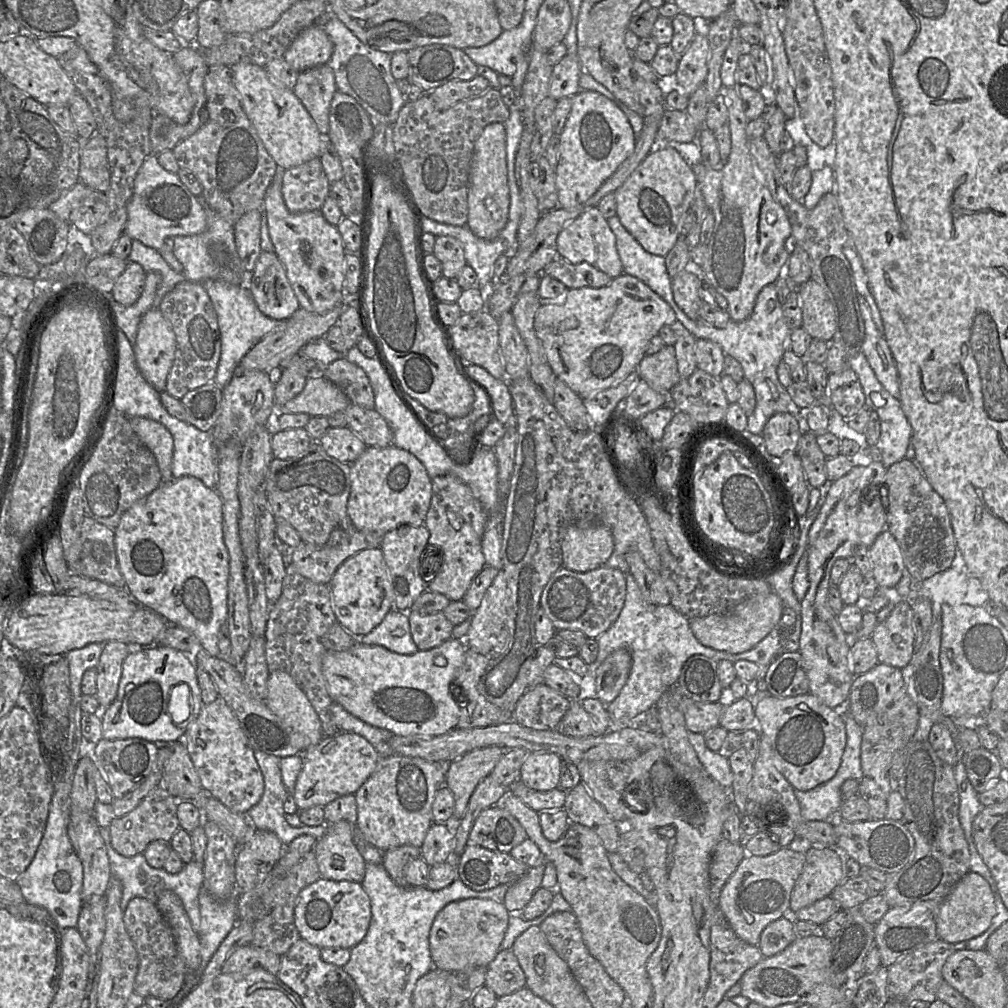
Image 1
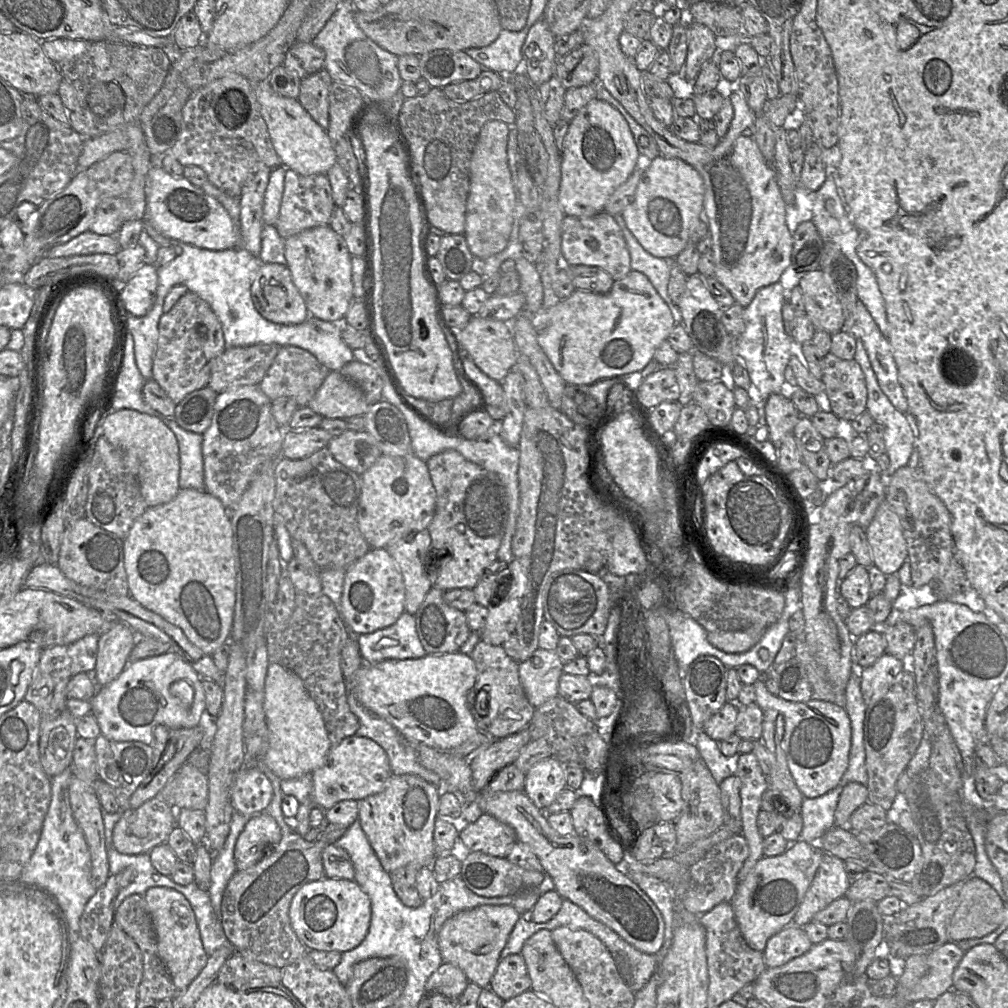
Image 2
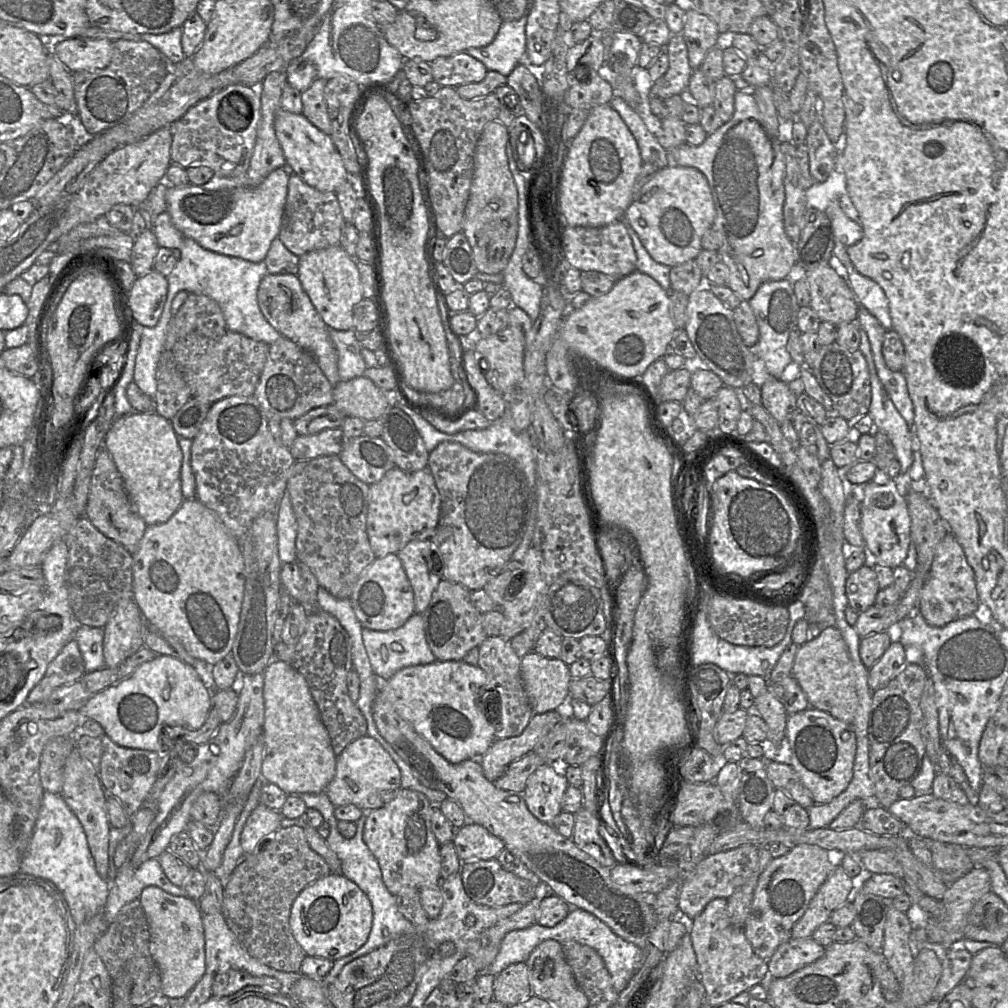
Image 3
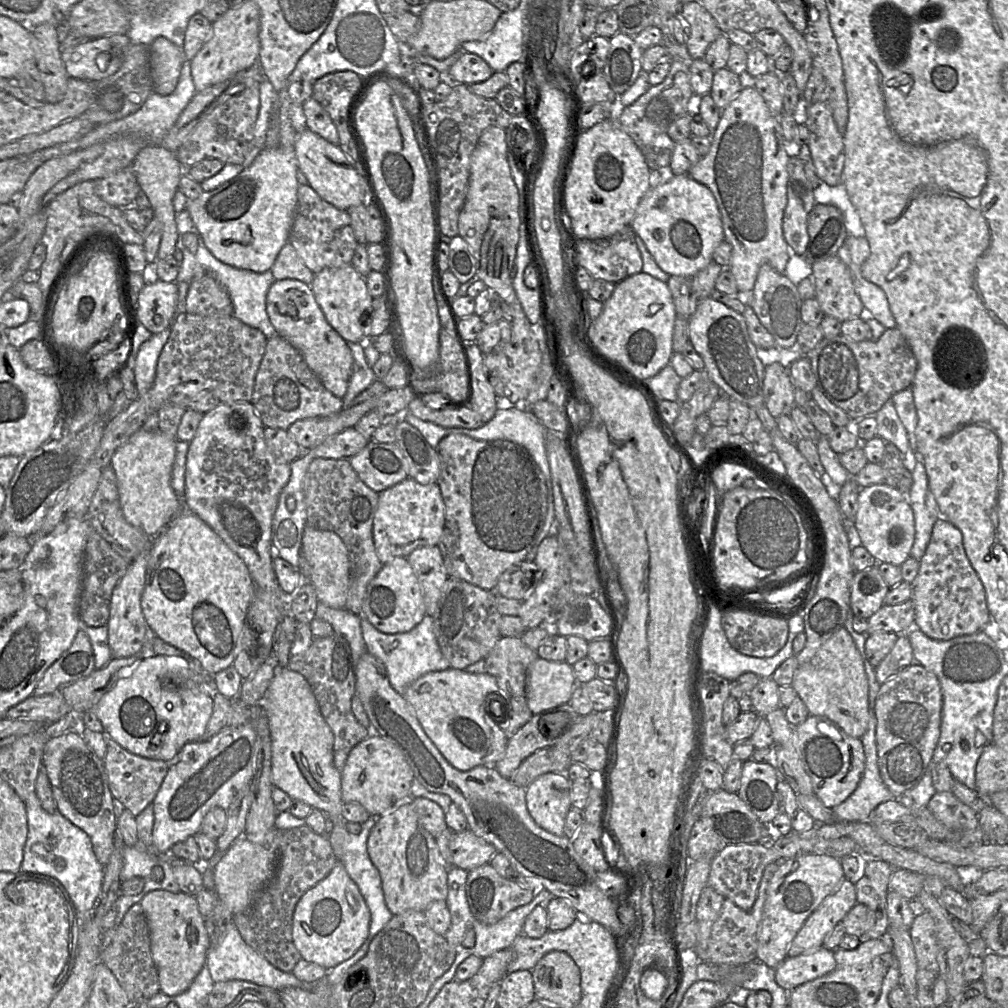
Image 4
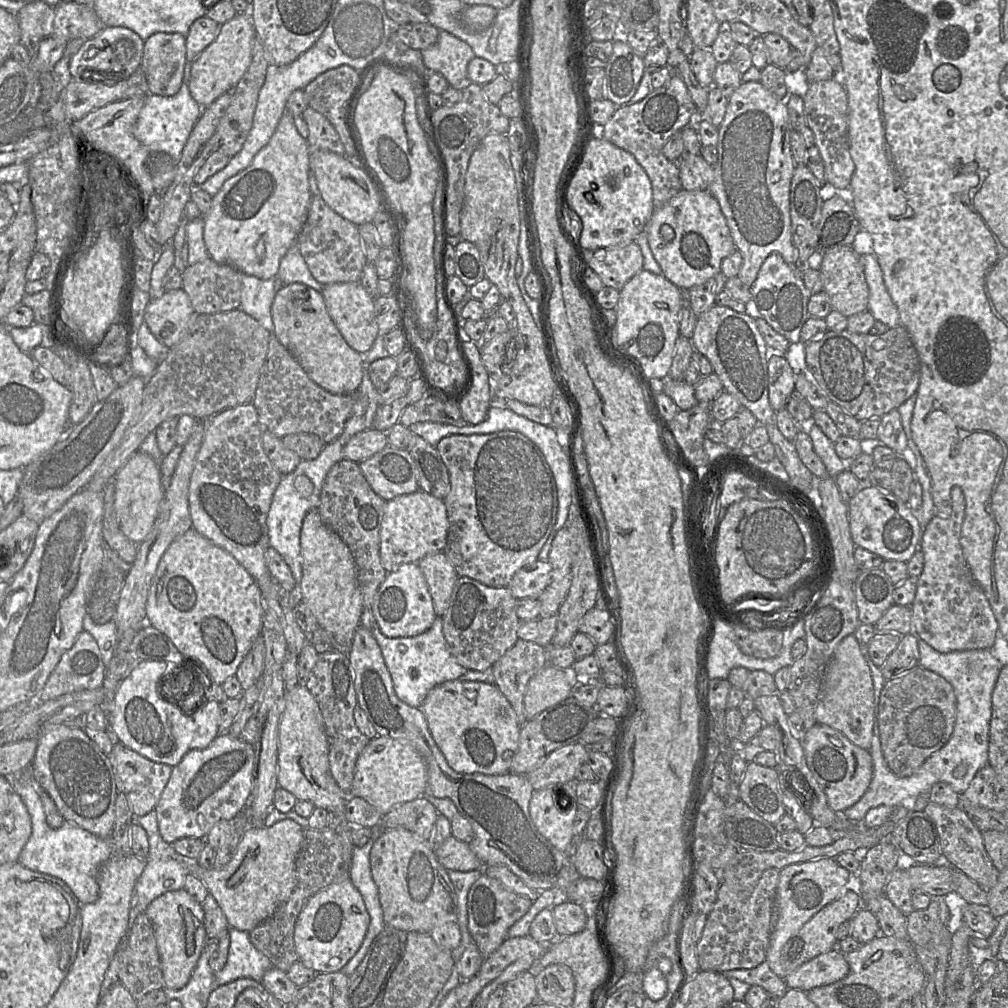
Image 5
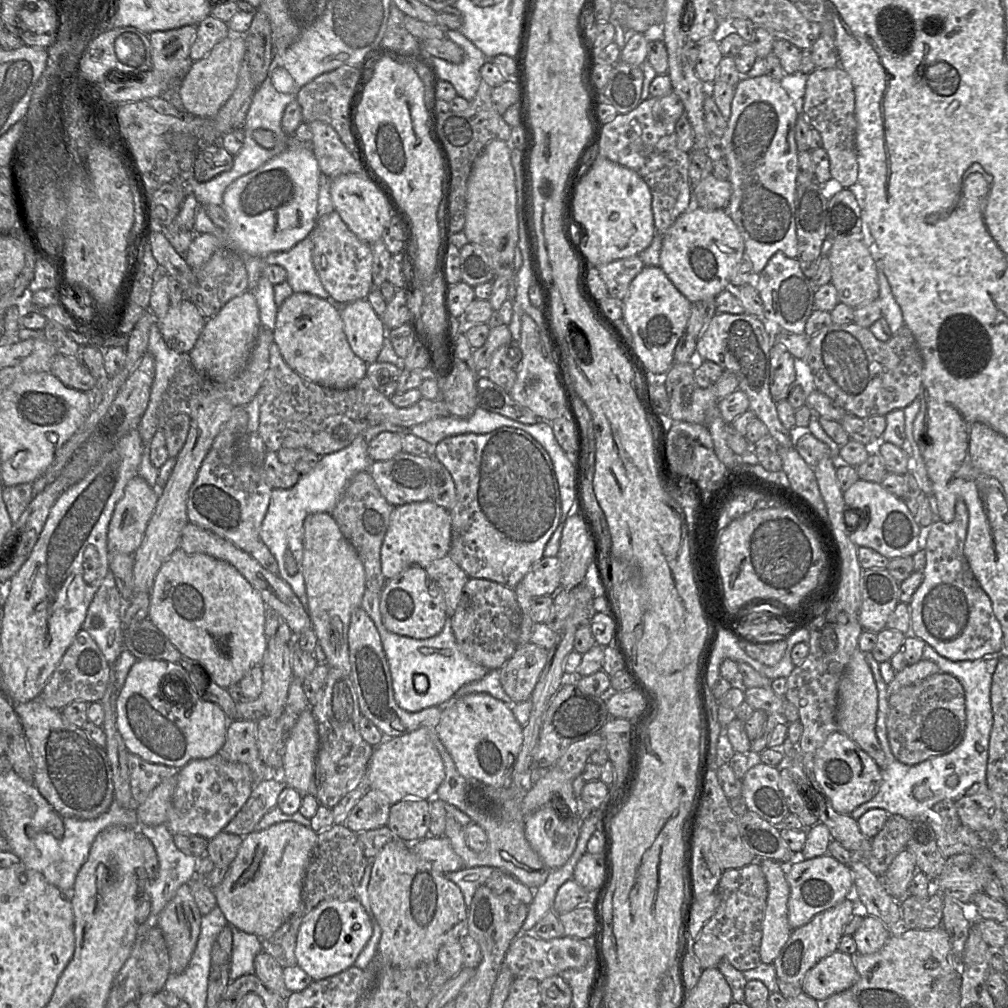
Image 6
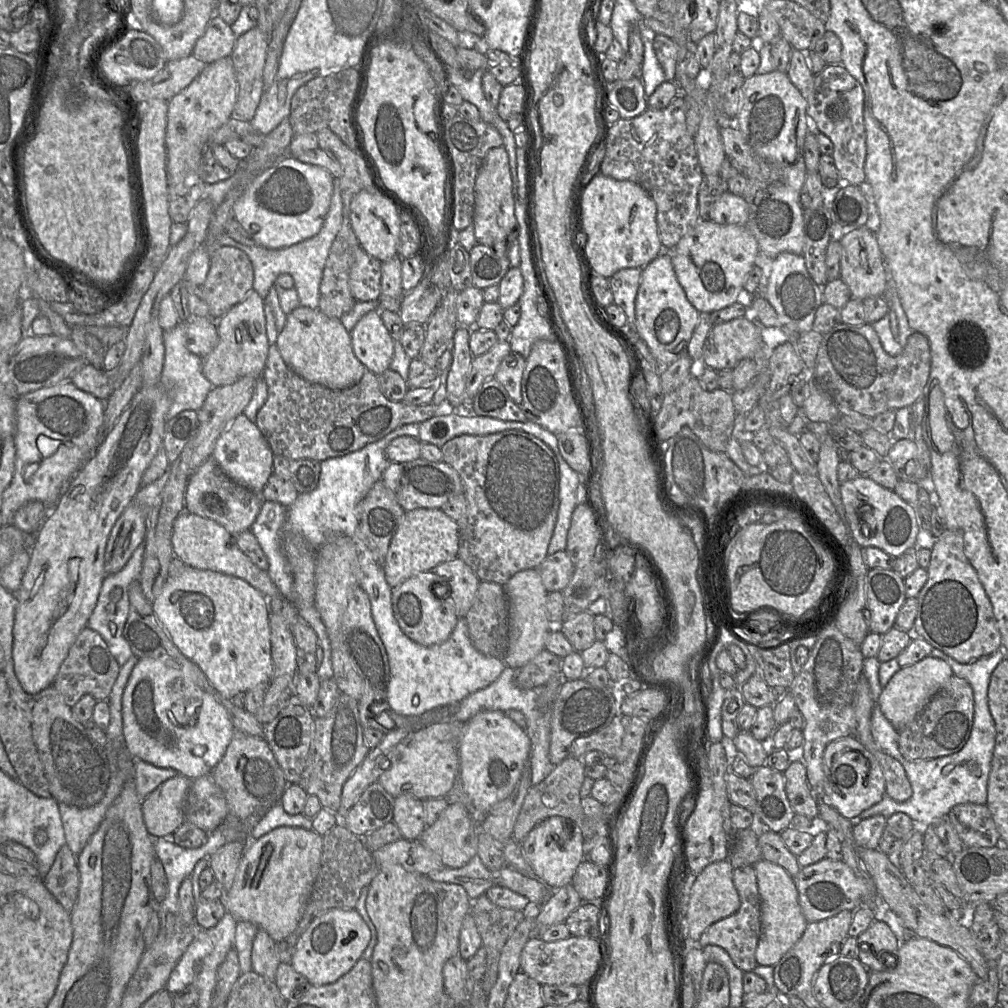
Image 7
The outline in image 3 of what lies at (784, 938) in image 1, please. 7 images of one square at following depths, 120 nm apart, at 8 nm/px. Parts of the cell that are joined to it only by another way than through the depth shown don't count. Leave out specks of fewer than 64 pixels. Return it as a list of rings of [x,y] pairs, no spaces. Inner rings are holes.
[[[812,937],[791,938],[767,961],[773,978],[784,978],[823,957],[825,948]]]

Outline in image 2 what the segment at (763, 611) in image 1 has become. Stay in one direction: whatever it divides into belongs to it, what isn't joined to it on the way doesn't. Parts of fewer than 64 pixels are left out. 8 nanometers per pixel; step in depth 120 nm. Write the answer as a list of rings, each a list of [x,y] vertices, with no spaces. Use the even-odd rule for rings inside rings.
[[[751,626],[742,631],[707,632],[707,640],[725,653],[738,654],[749,651],[757,644],[766,629],[764,626]]]

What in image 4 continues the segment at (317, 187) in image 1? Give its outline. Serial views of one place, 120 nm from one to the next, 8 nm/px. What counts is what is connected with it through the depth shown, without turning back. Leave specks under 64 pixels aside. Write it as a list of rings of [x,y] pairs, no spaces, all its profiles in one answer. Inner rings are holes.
[[[308,184],[298,185],[297,208],[289,242],[313,274],[325,268],[351,265],[358,245],[348,212],[323,200]]]

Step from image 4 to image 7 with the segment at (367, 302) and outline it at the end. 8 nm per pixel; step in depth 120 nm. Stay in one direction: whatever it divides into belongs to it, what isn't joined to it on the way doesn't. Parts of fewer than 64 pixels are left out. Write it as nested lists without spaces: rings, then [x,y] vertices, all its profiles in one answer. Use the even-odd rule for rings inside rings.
[[[377,310],[366,313],[350,332],[352,349],[357,359],[375,375],[390,366],[394,340]]]

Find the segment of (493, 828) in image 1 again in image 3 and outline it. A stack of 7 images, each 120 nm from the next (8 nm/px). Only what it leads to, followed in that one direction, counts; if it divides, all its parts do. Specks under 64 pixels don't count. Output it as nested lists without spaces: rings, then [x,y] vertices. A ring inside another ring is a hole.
[[[476,823],[457,829],[452,842],[462,862],[494,859],[505,848],[500,838]]]

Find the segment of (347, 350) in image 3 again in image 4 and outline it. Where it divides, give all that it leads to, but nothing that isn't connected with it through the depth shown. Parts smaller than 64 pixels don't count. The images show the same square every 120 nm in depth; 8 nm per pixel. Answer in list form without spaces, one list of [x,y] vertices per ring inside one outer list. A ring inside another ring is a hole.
[[[348,342],[348,346],[351,349],[354,363],[349,386],[343,397],[343,408],[350,405],[358,391],[362,393],[377,379],[365,357],[363,344],[361,342]]]

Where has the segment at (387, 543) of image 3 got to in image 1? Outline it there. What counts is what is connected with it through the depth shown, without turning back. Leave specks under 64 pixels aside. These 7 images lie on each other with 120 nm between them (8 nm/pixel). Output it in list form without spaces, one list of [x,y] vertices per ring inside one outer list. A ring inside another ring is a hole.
[[[391,445],[386,448],[368,446],[364,453],[351,465],[351,492],[348,500],[348,515],[361,532],[383,533],[402,525],[425,524],[432,501],[432,478],[426,467],[412,453]]]

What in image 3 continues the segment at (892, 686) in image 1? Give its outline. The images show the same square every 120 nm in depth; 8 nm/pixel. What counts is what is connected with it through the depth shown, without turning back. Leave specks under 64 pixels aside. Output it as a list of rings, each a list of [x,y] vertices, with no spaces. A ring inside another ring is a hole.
[[[899,641],[891,642],[884,654],[869,668],[868,686],[871,691],[883,687],[907,664],[907,648]]]

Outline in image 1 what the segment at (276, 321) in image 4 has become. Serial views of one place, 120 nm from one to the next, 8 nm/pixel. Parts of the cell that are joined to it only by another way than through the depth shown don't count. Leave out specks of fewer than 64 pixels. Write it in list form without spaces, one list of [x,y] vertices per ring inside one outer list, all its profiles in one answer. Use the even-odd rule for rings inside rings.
[[[261,251],[254,270],[248,275],[246,288],[259,311],[271,319],[285,321],[300,308],[275,252]]]

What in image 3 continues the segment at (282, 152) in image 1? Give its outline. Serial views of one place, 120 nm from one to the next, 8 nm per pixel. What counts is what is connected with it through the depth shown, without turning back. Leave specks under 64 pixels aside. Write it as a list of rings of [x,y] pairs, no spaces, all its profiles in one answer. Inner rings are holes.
[[[281,108],[275,116],[274,128],[286,160],[285,167],[306,184],[320,192],[336,192],[349,179],[331,136],[315,127],[303,114],[293,114]]]

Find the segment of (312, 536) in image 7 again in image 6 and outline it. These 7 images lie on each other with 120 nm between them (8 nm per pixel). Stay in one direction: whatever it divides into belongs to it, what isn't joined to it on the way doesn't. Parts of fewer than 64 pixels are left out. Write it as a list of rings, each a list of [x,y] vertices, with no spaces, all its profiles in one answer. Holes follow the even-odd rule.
[[[381,423],[369,427],[359,434],[353,442],[331,454],[320,456],[318,464],[306,475],[300,476],[297,484],[290,489],[274,489],[271,494],[267,513],[260,529],[260,539],[269,548],[277,560],[278,575],[295,590],[294,577],[286,569],[286,556],[292,555],[300,570],[303,570],[304,559],[304,521],[309,514],[329,513],[333,511],[349,481],[361,471],[369,471],[374,462],[369,454],[369,444],[373,438],[382,432],[406,434],[410,432],[402,426],[391,423]]]

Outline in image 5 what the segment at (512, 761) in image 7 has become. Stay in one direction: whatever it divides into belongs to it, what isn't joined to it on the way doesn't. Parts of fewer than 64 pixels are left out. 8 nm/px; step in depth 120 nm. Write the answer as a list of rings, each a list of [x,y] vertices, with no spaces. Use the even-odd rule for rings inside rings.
[[[460,679],[445,681],[428,692],[421,710],[433,740],[455,772],[486,775],[509,772],[511,761],[506,761],[503,754],[518,749],[521,725],[495,684]]]

